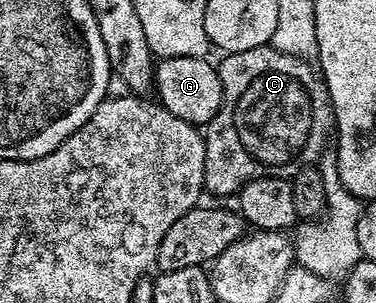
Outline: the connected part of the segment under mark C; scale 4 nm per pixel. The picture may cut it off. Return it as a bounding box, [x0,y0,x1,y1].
[203,44,333,197]

